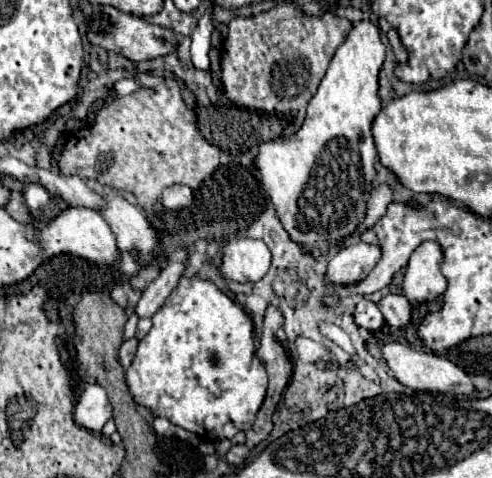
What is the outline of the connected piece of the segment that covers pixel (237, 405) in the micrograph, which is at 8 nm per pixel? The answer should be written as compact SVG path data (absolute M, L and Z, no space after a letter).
M183 276L179 286L153 316L149 334L139 342L135 360L127 370L127 384L137 404L151 408L155 416L163 416L171 424L207 440L231 440L237 432L247 432L267 392L267 372L255 354L253 322L249 314L213 282Z

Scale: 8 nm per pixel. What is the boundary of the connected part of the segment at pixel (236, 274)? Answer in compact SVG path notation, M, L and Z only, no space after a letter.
M235 238L225 246L221 272L235 282L257 282L271 266L271 252L263 240Z

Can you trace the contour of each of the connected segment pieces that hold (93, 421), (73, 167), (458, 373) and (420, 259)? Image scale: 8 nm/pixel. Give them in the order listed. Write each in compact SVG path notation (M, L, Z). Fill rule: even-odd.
M89 384L75 404L75 422L87 430L101 432L107 420L111 420L111 404L107 392L99 384Z
M164 78L170 79L170 85L161 86L159 90L151 90L151 88L141 88L141 90L137 90L137 92L133 92L133 94L127 94L127 96L119 96L119 98L115 98L109 106L107 106L107 110L101 110L99 114L97 114L97 120L95 120L95 124L89 128L89 136L80 136L71 138L66 144L65 148L63 148L63 154L61 154L61 160L59 160L59 170L61 170L61 174L73 174L73 176L81 176L81 178L97 178L97 182L101 184L101 186L109 186L109 188L117 188L117 190L123 190L123 192L131 192L135 198L137 198L137 206L143 210L143 212L151 212L153 210L153 206L155 206L155 202L159 202L161 200L161 194L163 194L163 188L167 188L167 186L171 186L171 184L187 184L187 186L191 186L193 190L195 188L199 188L201 186L201 182L207 178L207 176L211 176L213 174L213 170L219 166L219 154L221 154L221 150L217 148L217 146L213 146L213 144L209 144L203 136L201 136L201 132L197 130L197 126L195 126L195 114L185 106L185 102L181 100L181 89L174 78Z
M399 342L383 344L381 352L383 352L383 358L385 358L389 370L393 372L393 376L401 384L405 384L406 387L414 391L427 391L430 394L445 393L454 396L472 395L475 392L469 376L447 358L441 358L437 354L427 354L427 352L421 350L413 350L407 344L399 344Z
M423 242L415 248L405 268L403 294L411 306L435 302L447 290L447 278L441 274L443 252L437 242Z

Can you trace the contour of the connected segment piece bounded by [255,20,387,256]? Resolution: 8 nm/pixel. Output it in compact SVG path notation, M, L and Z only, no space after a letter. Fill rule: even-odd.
M359 20L349 30L345 42L337 48L325 78L319 84L317 94L307 104L307 116L299 132L282 136L277 140L261 142L255 166L263 176L263 188L275 204L277 216L289 236L301 244L307 252L329 254L329 248L337 244L341 236L349 236L365 214L371 182L375 178L377 150L371 136L371 122L381 110L379 98L379 72L385 62L387 48L381 42L381 32L371 20Z

